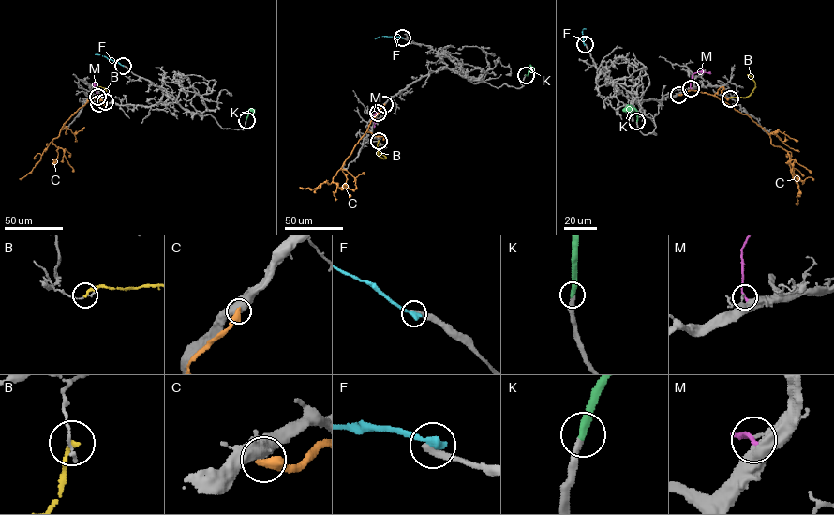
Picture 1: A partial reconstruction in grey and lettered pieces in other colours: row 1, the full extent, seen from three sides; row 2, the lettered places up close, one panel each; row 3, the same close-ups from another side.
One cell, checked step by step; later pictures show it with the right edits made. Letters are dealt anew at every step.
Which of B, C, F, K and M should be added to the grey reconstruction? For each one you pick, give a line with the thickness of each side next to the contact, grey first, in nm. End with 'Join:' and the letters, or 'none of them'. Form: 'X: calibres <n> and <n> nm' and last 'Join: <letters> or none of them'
K: calibres 320 and 400 nm
Join: K

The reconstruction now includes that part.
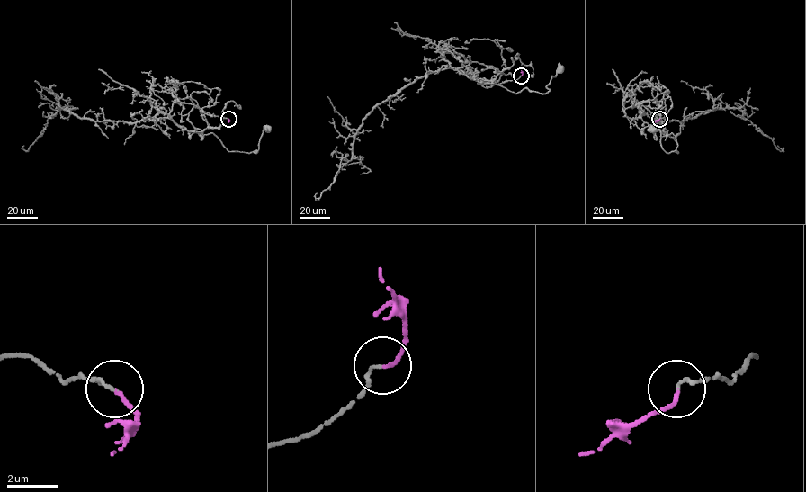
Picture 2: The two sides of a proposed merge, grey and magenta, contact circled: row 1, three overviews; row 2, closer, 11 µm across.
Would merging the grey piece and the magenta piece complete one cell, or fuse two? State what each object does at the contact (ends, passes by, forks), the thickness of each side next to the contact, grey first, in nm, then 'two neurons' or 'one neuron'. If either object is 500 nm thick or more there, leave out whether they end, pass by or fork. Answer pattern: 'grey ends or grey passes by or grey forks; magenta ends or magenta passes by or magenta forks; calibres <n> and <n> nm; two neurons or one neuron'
grey ends; magenta ends; calibres 110 and 130 nm; one neuron

